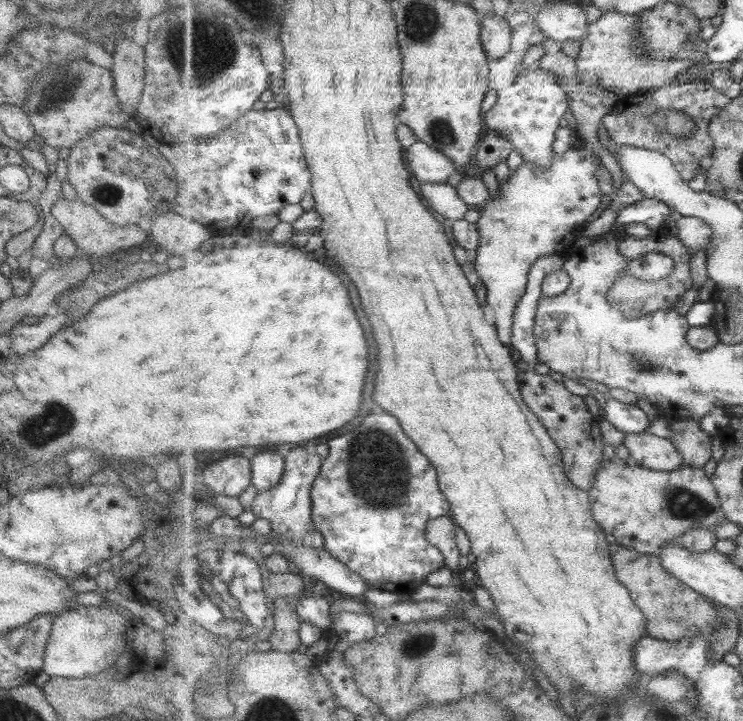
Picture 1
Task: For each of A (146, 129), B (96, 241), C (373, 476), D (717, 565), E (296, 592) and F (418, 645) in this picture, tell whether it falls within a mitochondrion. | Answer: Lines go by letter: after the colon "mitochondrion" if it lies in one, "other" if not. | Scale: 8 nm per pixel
A: other
B: other
C: mitochondrion
D: other
E: other
F: mitochondrion

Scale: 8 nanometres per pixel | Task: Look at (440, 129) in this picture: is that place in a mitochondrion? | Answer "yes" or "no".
yes

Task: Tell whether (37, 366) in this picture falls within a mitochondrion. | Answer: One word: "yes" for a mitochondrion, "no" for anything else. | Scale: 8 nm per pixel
no

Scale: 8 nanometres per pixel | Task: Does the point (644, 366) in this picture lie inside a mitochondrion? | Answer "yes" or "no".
yes

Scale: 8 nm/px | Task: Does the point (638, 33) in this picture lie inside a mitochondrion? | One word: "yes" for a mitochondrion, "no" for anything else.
no

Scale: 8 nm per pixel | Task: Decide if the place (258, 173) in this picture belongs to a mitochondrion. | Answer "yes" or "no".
yes

